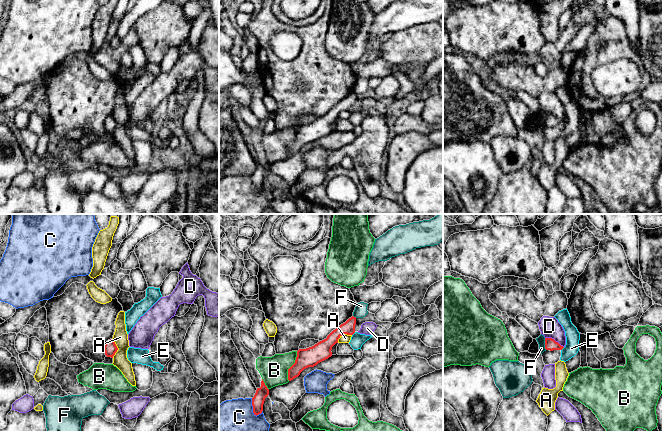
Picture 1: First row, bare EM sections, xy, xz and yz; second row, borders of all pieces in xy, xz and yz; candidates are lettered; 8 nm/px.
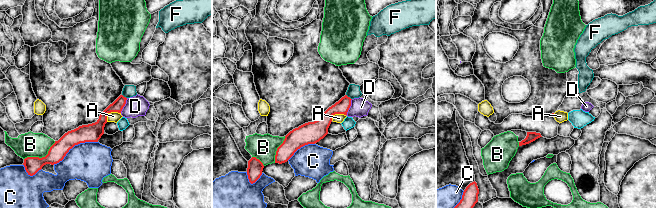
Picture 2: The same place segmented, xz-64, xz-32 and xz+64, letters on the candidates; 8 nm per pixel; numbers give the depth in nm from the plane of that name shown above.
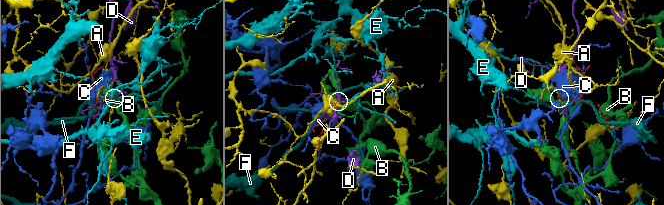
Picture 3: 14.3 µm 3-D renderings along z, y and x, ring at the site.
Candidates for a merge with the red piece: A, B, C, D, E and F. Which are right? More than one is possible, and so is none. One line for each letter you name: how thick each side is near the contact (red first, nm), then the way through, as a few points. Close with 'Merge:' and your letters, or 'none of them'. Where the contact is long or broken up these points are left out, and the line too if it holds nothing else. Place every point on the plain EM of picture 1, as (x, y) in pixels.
Merge: none of them

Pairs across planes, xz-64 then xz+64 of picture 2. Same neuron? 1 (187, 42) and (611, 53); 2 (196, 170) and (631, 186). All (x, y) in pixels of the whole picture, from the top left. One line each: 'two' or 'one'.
1: one
2: one

